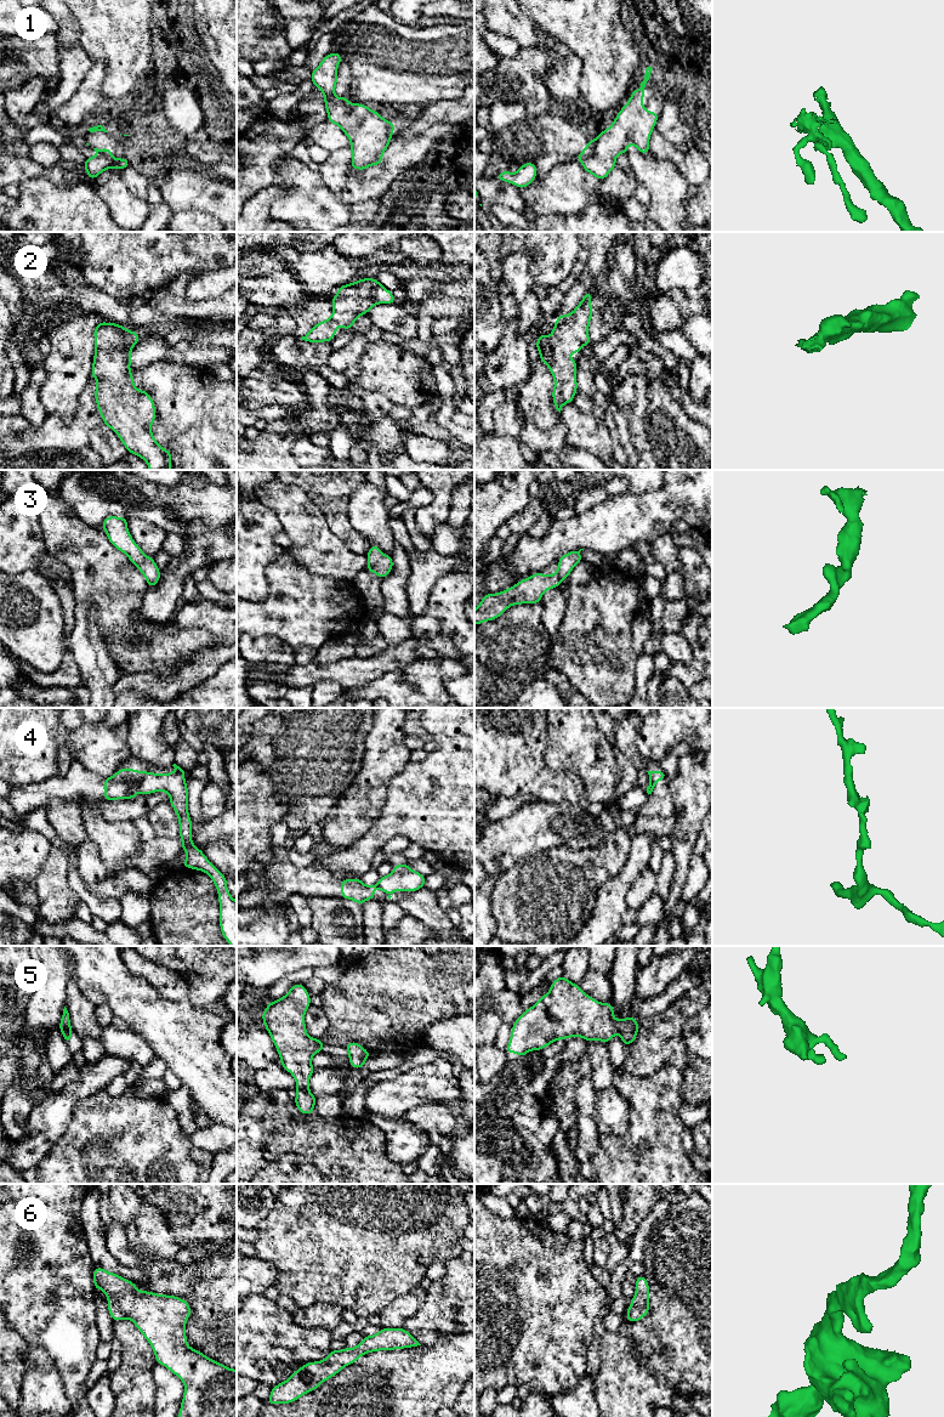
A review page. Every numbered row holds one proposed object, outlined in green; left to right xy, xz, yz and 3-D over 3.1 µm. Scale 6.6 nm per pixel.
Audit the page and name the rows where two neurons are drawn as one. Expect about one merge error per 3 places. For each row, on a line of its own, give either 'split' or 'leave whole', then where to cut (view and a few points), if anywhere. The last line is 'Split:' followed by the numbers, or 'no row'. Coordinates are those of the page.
1: split; cut yz (593, 141), (593, 151), (580, 160)
2: leave whole; cut none
3: leave whole; cut none
4: split; cut xy (148, 772), (143, 777), (138, 791)
5: leave whole; cut none
6: leave whole; cut none
Split: 1, 4

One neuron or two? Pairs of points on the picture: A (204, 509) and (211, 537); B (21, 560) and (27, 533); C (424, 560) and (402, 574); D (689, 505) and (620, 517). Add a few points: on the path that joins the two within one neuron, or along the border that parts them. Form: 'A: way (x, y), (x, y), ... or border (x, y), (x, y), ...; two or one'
A: border (187, 523), (200, 520), (208, 527), (223, 527); two
B: way (21, 554), (21, 539); one
C: border (409, 555), (405, 596); two
D: way (672, 505), (665, 505), (646, 517), (637, 517); one

